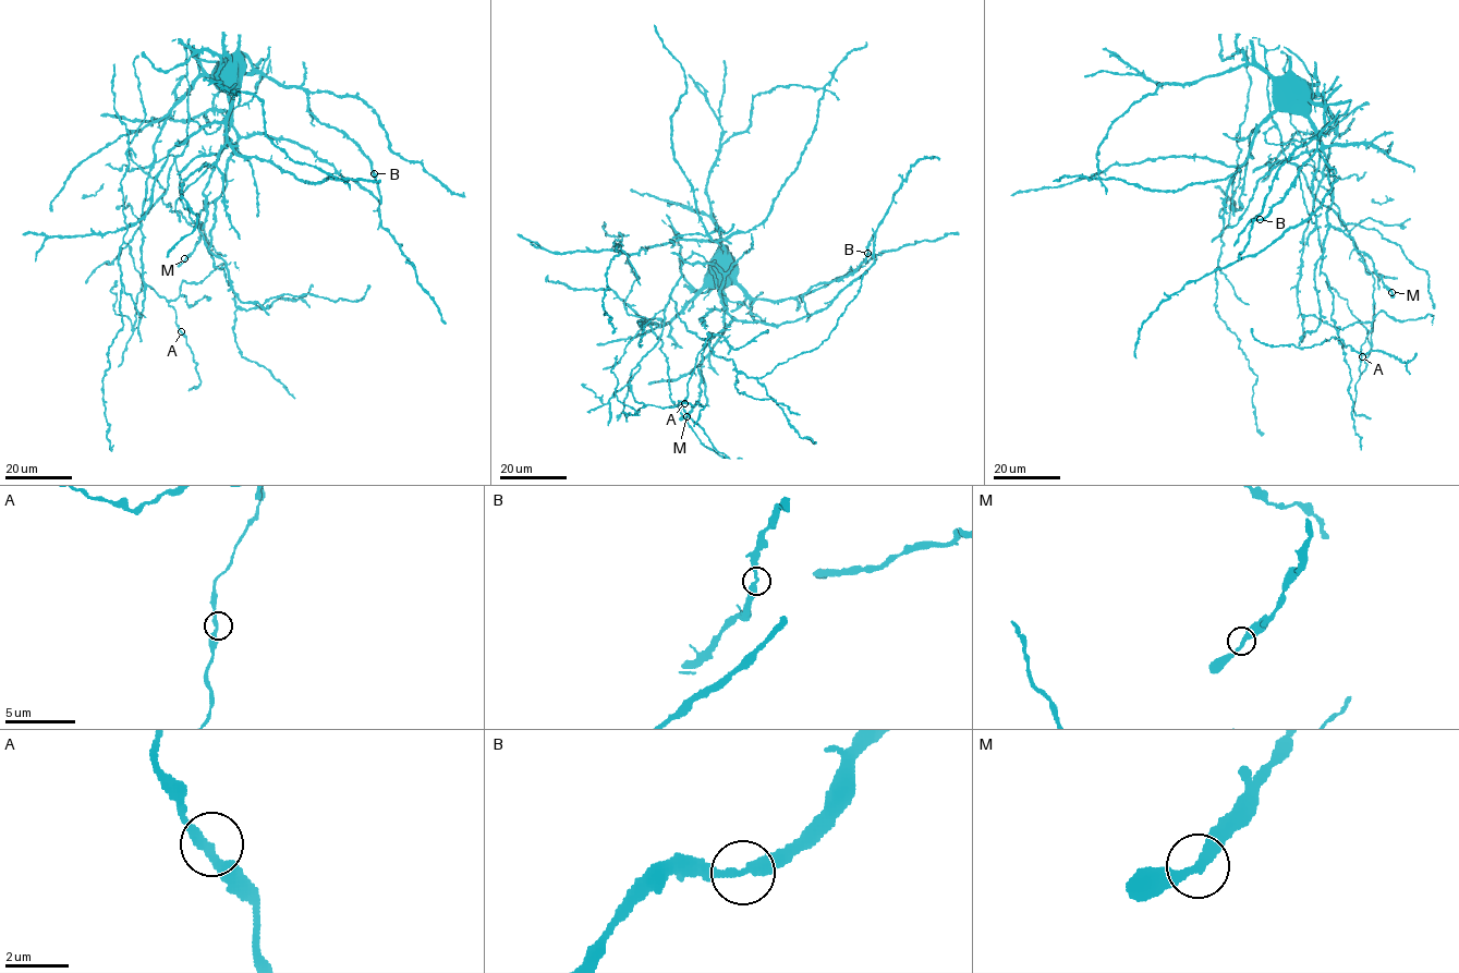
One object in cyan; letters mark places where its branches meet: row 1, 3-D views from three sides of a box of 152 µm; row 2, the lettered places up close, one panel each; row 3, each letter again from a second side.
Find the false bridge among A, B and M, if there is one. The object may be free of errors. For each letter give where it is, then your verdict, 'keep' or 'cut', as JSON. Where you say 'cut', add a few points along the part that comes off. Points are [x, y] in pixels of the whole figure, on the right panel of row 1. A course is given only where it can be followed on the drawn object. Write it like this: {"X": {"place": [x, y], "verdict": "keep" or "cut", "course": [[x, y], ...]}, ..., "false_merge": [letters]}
{"A": {"place": [1362, 356], "verdict": "keep"}, "B": {"place": [1260, 219], "verdict": "keep"}, "M": {"place": [1391, 292], "verdict": "keep"}, "false_merge": []}

